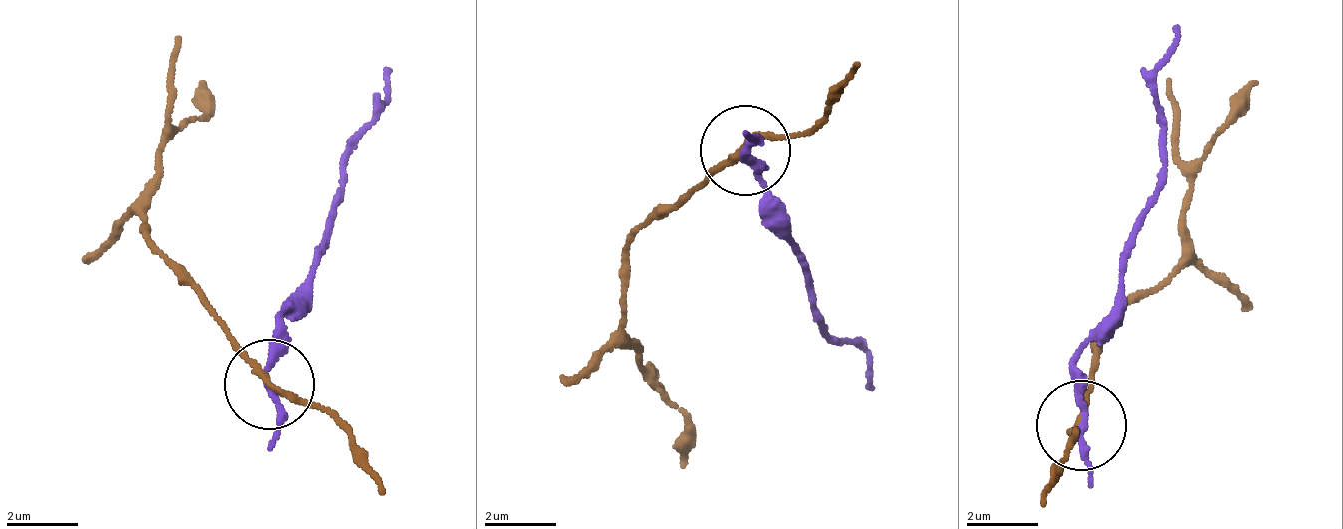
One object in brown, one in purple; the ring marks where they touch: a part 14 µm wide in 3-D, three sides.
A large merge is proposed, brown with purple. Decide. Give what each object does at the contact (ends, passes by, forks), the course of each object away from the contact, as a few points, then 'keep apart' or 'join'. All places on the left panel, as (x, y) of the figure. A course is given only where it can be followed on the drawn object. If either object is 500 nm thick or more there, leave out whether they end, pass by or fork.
brown passes by; purple passes by; course brown (266, 386), (186, 265), (141, 238), (142, 210), (170, 130), (206, 111), (198, 83); course purple (266, 386), (275, 316), (303, 292), (340, 201), (340, 151), (376, 118), (394, 67); keep apart

